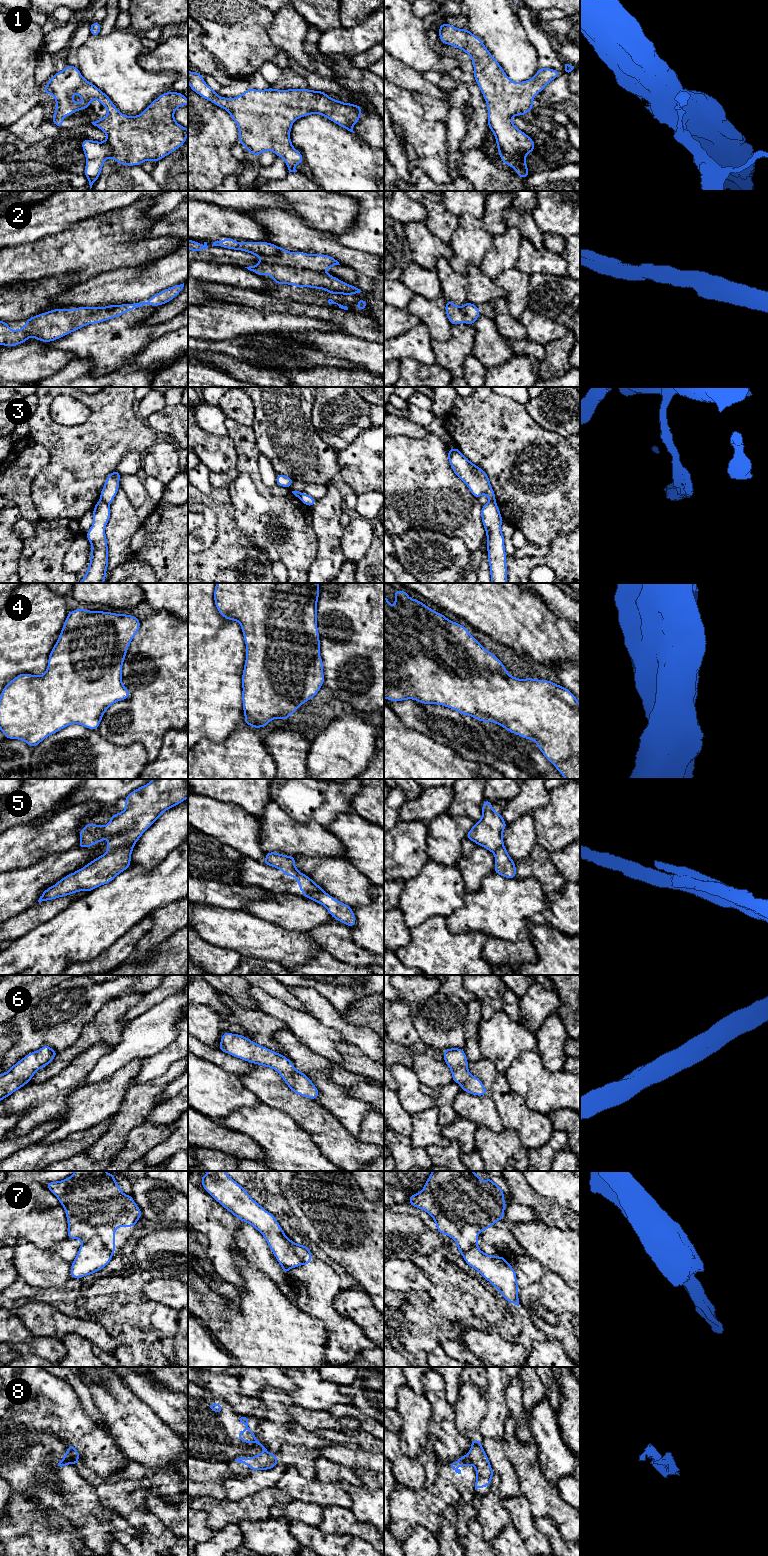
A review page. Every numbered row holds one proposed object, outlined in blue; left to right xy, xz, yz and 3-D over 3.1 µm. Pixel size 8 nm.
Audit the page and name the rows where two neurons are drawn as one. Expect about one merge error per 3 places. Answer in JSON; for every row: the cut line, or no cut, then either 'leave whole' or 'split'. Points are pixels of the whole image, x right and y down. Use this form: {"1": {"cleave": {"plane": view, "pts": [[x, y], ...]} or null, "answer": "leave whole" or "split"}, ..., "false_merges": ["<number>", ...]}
{"1": {"cleave": null, "answer": "leave whole"}, "2": {"cleave": null, "answer": "leave whole"}, "3": {"cleave": {"plane": "xy", "pts": [[101, 498], [108, 505]]}, "answer": "split"}, "4": {"cleave": null, "answer": "leave whole"}, "5": {"cleave": {"plane": "xy", "pts": [[133, 844], [107, 852]]}, "answer": "split"}, "6": {"cleave": null, "answer": "leave whole"}, "7": {"cleave": {"plane": "xy", "pts": [[82, 1242], [87, 1242], [97, 1236], [112, 1254]]}, "answer": "split"}, "8": {"cleave": {"plane": "xy", "pts": [[63, 1458], [74, 1463]]}, "answer": "split"}, "false_merges": ["3", "5", "7", "8"]}

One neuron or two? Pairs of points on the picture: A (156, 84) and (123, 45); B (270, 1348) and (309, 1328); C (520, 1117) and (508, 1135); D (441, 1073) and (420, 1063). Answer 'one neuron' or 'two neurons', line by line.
A: one neuron
B: one neuron
C: two neurons
D: one neuron

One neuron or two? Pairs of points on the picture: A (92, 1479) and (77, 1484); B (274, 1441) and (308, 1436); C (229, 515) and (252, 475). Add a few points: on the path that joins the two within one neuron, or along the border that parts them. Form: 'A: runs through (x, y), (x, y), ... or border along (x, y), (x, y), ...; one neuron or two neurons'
A: border along (77, 1465), (79, 1473), (95, 1488); two neurons
B: runs through (282, 1436), (300, 1436); one neuron
C: border along (228, 490), (228, 495), (233, 505), (234, 520); two neurons

